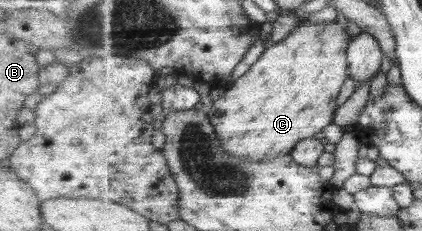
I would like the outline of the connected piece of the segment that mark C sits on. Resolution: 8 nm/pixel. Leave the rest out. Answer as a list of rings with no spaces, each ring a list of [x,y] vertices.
[[[303,20],[285,41],[269,46],[249,70],[233,84],[227,86],[225,94],[214,101],[208,117],[219,134],[224,150],[244,160],[264,160],[282,156],[300,143],[302,139],[312,138],[334,123],[337,97],[347,79],[347,47],[353,42],[347,27],[338,22],[314,24]]]

